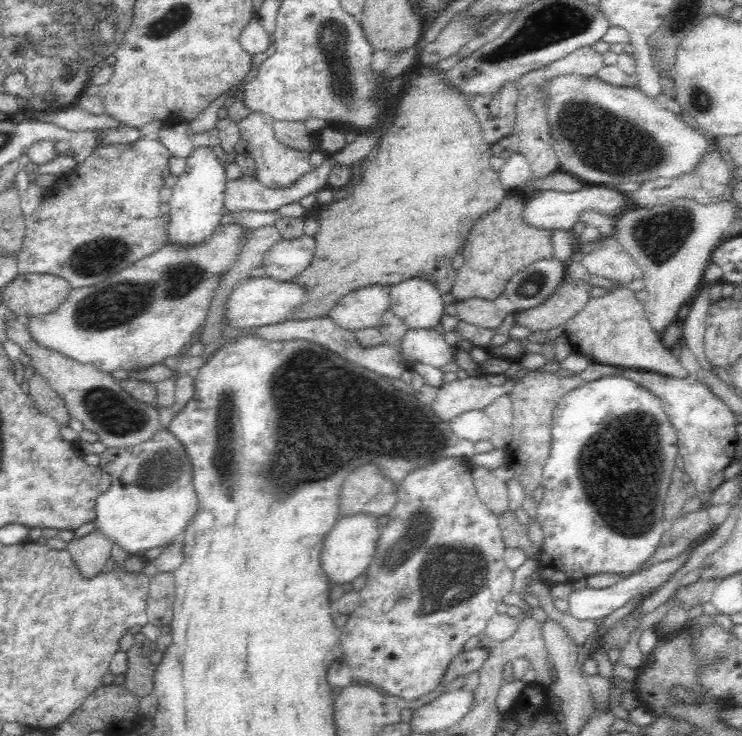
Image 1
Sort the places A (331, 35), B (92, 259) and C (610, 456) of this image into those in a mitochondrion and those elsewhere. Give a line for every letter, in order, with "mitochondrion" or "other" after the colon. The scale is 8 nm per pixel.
A: mitochondrion
B: mitochondrion
C: mitochondrion

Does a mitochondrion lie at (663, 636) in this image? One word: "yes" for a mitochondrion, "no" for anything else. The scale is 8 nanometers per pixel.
no

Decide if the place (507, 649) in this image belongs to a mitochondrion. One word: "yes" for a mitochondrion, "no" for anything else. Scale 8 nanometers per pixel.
no

